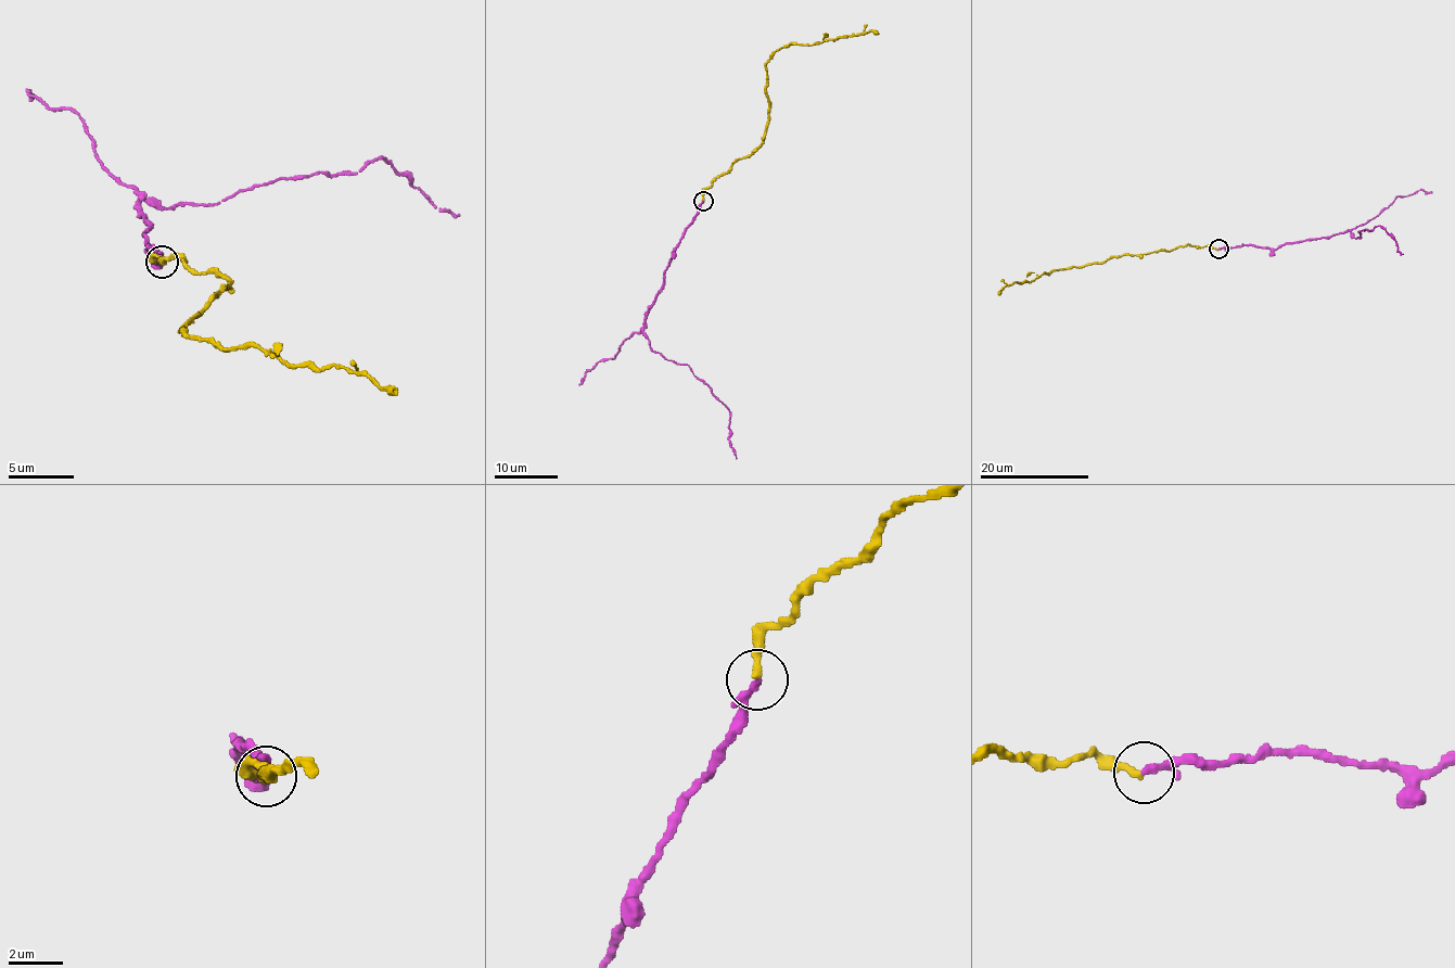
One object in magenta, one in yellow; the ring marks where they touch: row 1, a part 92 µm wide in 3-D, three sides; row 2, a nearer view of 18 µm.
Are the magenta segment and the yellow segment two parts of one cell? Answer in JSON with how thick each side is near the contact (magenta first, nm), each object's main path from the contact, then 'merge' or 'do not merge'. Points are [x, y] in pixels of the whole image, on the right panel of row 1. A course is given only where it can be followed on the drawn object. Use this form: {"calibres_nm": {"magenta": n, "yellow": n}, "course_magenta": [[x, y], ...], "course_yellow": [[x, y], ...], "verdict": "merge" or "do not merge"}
{"calibres_nm": {"magenta": 280, "yellow": 320}, "course_magenta": [[1219, 249], [1277, 249], [1351, 232], [1360, 239], [1357, 231], [1376, 226], [1383, 227], [1403, 255]], "course_yellow": [[1219, 249], [1179, 245], [1170, 251], [1113, 256], [1016, 281], [999, 294]], "verdict": "merge"}

